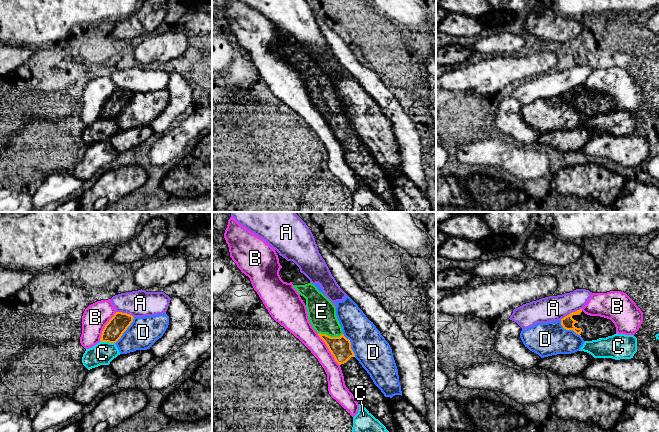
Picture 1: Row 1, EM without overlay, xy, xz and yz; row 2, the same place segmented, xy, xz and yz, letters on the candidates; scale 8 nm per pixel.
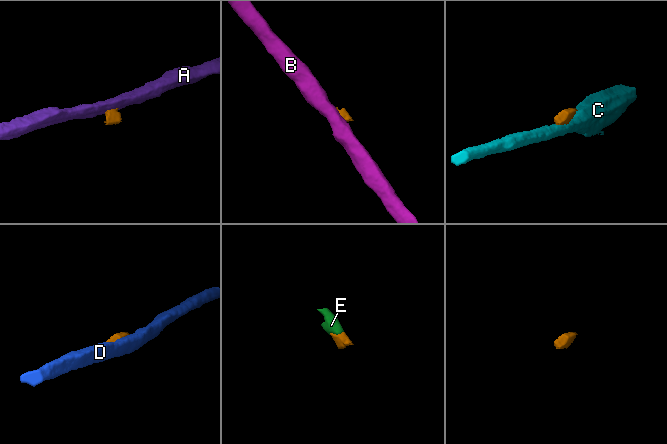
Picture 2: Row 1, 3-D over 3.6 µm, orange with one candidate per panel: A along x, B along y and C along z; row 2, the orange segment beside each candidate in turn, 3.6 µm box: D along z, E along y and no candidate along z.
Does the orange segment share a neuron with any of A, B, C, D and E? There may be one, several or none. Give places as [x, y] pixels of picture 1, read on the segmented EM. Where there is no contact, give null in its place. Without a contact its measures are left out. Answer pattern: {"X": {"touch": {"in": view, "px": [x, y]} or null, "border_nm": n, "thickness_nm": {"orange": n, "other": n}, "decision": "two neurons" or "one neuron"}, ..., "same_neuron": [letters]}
{"A": {"touch": {"in": "yz", "px": [570, 313]}, "border_nm": 200, "thickness_nm": {"orange": 100, "other": 200}, "decision": "two neurons"}, "B": {"touch": {"in": "xz", "px": [329, 350]}, "border_nm": 320, "thickness_nm": {"orange": 180, "other": 150}, "decision": "two neurons"}, "C": {"touch": {"in": "xy", "px": [107, 341]}, "border_nm": 120, "thickness_nm": {"orange": 160, "other": 180}, "decision": "two neurons"}, "D": {"touch": {"in": "xy", "px": [126, 329]}, "border_nm": 260, "thickness_nm": {"orange": 160, "other": 240}, "decision": "two neurons"}, "E": {"touch": {"in": "xz", "px": [329, 336]}, "border_nm": 200, "thickness_nm": {"orange": 180, "other": 220}, "decision": "one neuron"}, "same_neuron": ["E"]}

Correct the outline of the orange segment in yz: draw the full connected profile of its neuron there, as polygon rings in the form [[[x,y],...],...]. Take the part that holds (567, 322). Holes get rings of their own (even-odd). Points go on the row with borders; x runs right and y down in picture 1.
[[[582,309],[562,318],[561,325],[566,330],[573,330],[584,341],[597,340],[616,334],[616,327],[610,319],[587,315]]]

